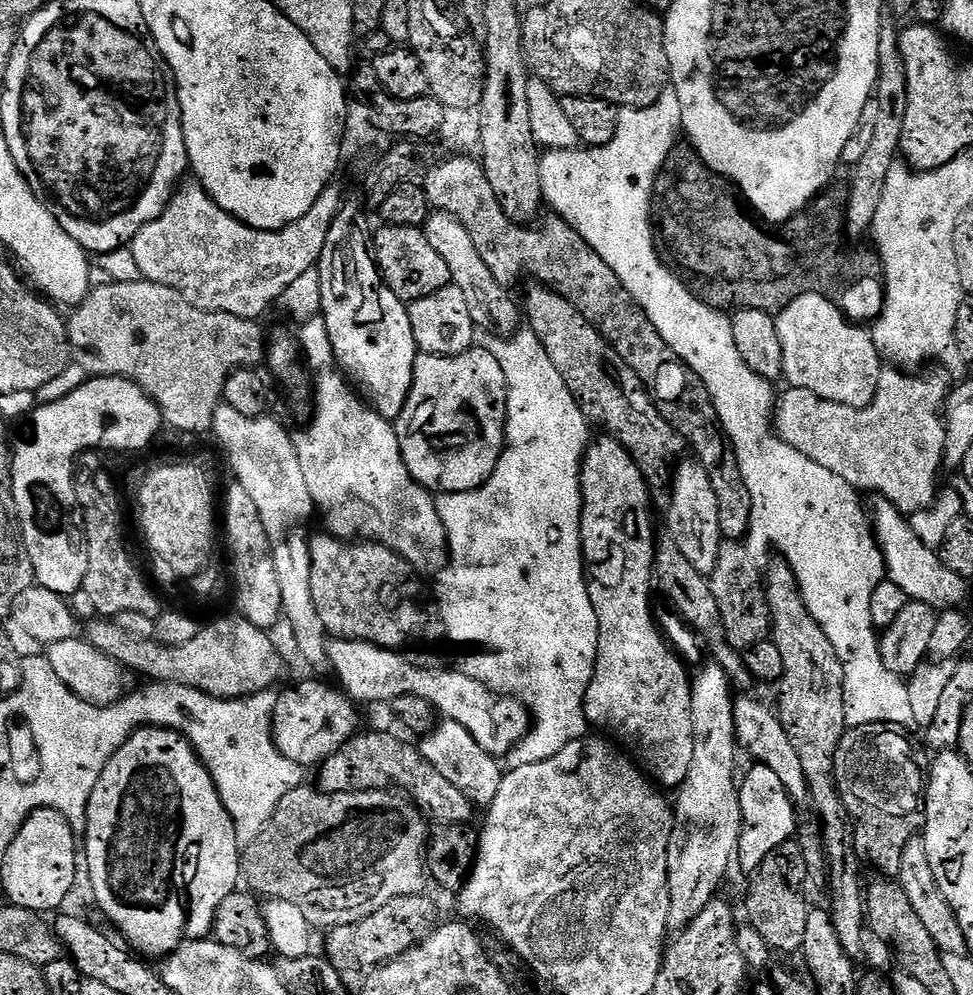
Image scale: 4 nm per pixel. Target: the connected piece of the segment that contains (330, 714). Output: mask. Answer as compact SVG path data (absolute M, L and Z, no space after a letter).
M304 680L301 684L292 684L284 693L279 693L274 702L272 710L272 738L274 746L278 748L280 753L286 758L290 758L290 762L294 762L299 768L305 770L315 769L323 764L326 758L330 758L330 754L334 754L344 743L351 740L357 735L356 728L356 711L357 705L344 695L339 687L327 688L318 680Z

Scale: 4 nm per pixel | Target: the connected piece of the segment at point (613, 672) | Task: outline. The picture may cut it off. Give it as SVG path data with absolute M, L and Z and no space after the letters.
M604 434L601 437L597 444L596 441L589 443L584 463L580 465L580 545L584 551L586 586L600 627L594 674L584 695L584 717L593 729L605 728L613 741L621 740L616 742L635 757L639 767L661 789L676 790L686 774L690 774L690 762L694 759L694 726L690 718L692 685L689 673L684 673L679 658L660 637L648 605L648 595L654 592L652 563L658 539L658 532L652 529L653 493L643 470L615 436Z

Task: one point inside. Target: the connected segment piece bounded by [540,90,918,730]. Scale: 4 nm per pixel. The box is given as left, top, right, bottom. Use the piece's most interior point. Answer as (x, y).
(815, 519)

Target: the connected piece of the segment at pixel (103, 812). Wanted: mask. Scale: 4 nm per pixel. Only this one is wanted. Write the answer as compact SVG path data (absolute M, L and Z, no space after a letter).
M139 728L131 738L106 762L106 770L102 770L102 778L98 778L98 786L94 786L94 794L90 794L90 802L86 810L86 822L82 829L82 856L88 859L86 871L88 881L92 884L92 895L95 907L104 911L104 916L129 940L133 949L141 948L144 952L175 953L185 941L202 940L211 933L212 923L218 914L218 906L230 893L237 891L242 880L242 846L238 842L238 834L226 806L222 806L222 798L212 781L212 775L198 758L198 754L181 732L173 728Z

